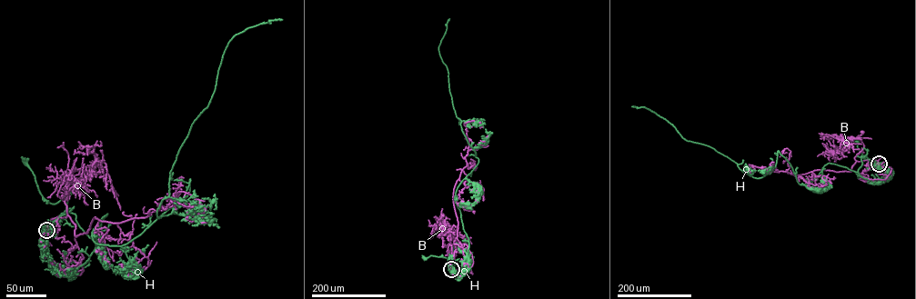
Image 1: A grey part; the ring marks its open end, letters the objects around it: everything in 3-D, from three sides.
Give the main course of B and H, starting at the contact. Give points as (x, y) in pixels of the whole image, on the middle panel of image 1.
B: (451, 269), (452, 247), (449, 244), (449, 256), (450, 249), (455, 254)
H: (450, 268), (453, 260), (450, 255), (448, 259), (431, 255), (425, 258)

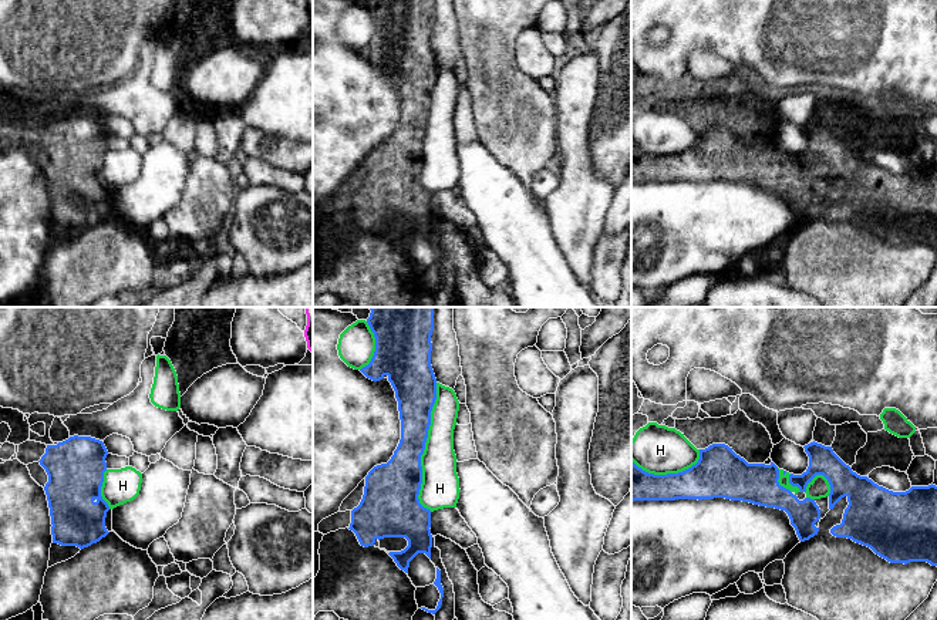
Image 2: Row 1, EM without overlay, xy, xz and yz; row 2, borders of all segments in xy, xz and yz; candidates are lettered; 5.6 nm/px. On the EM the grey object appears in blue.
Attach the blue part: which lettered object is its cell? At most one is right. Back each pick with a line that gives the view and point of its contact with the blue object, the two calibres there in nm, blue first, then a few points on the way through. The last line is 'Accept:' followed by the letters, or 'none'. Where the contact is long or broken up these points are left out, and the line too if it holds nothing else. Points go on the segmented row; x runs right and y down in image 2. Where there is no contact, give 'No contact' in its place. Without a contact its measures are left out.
Accept: none

